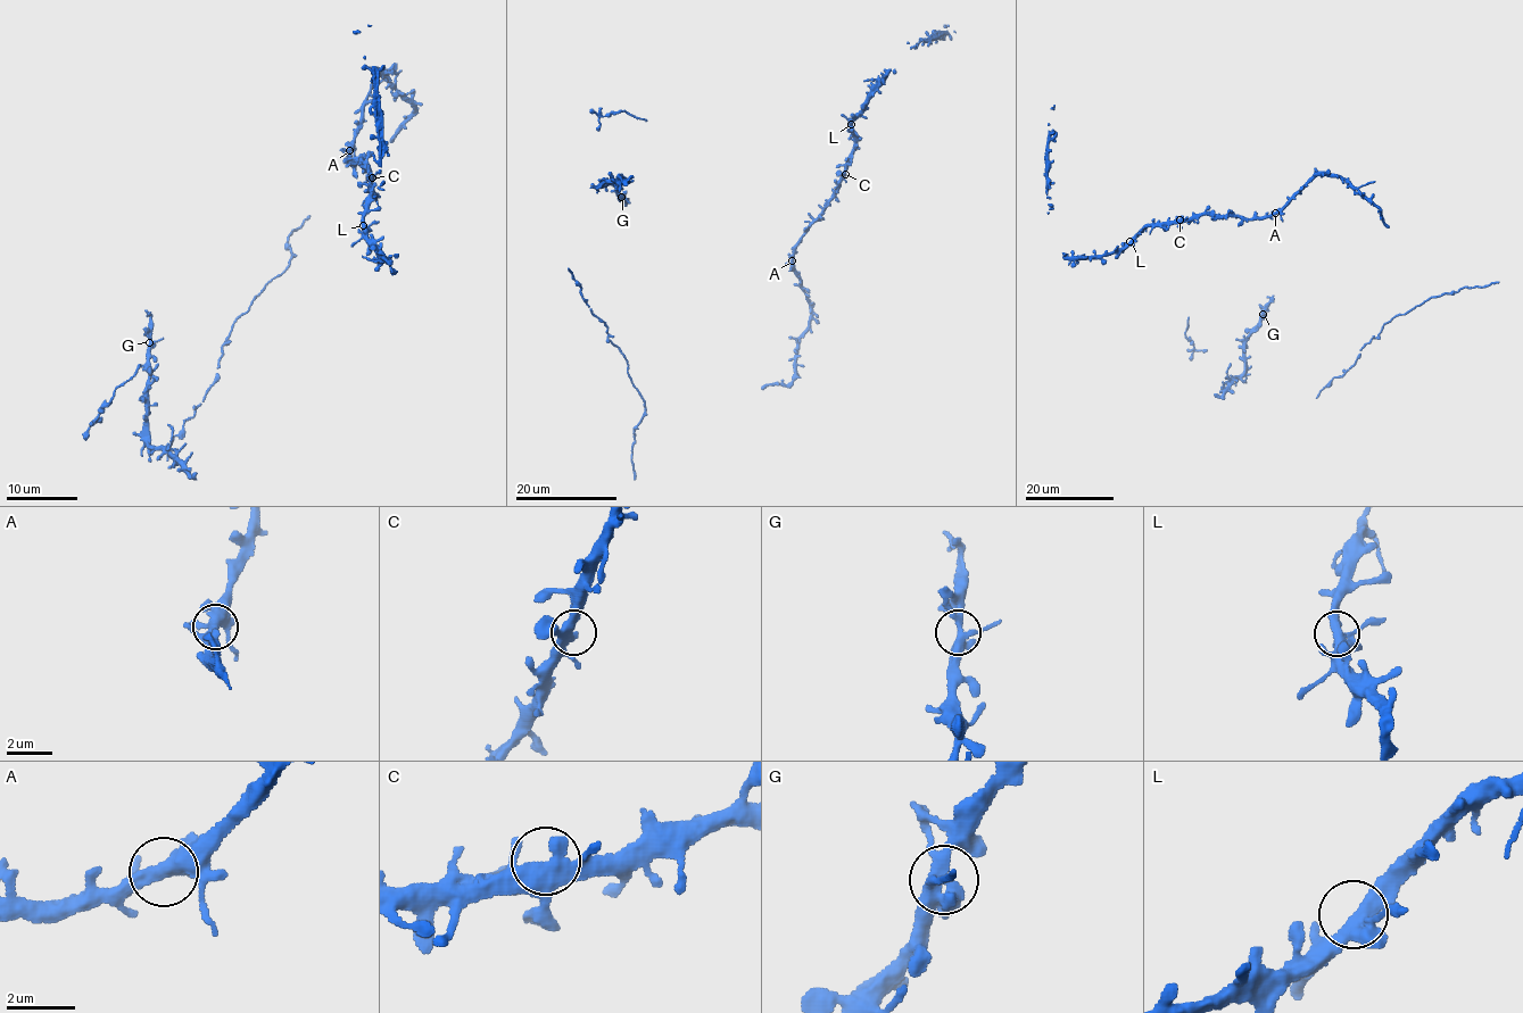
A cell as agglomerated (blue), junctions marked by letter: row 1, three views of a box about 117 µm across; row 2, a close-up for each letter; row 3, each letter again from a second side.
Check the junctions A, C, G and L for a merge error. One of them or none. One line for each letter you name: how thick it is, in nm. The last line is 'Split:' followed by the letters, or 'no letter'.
Split: no letter

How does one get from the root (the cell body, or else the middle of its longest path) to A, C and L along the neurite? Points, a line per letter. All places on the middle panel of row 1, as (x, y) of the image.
A: (803, 289), (792, 260)
C: (803, 289), (792, 262), (795, 243), (826, 205), (845, 174)
L: (803, 289), (792, 262), (795, 243), (826, 205), (845, 171), (853, 143), (851, 124)

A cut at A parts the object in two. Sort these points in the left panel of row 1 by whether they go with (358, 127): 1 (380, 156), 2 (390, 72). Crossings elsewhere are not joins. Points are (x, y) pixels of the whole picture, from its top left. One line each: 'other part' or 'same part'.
1: other part
2: same part

